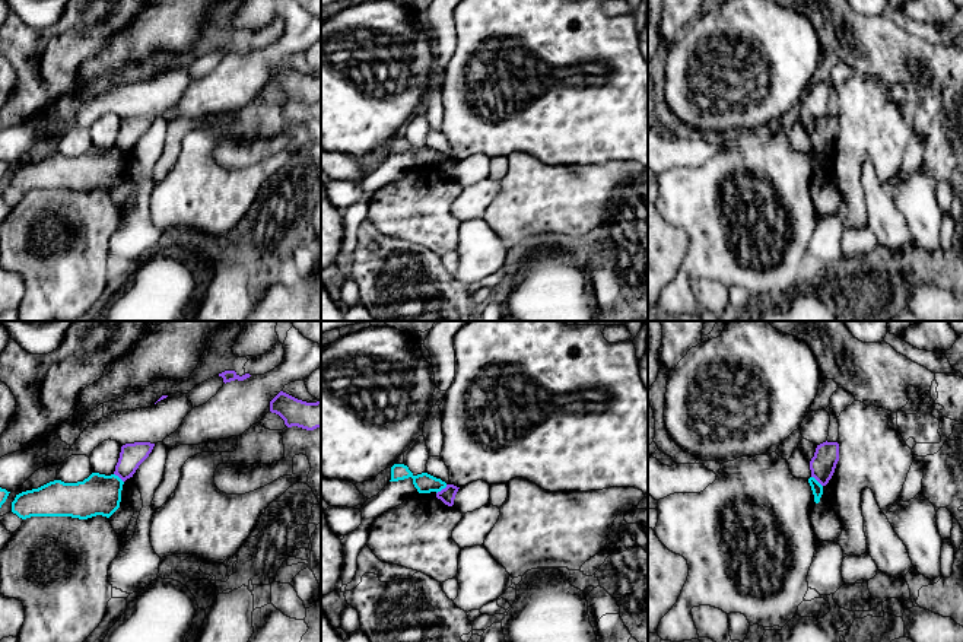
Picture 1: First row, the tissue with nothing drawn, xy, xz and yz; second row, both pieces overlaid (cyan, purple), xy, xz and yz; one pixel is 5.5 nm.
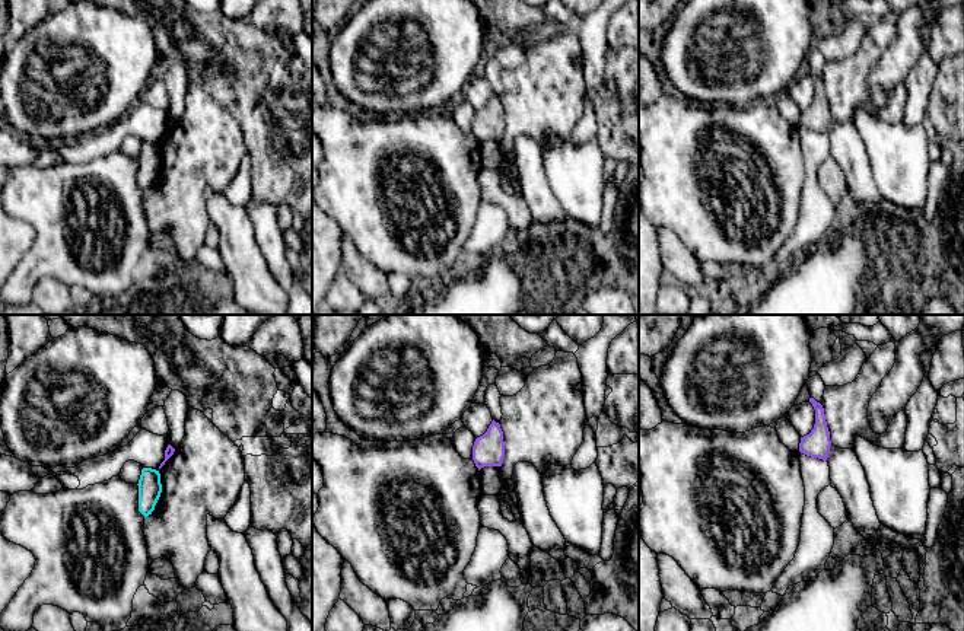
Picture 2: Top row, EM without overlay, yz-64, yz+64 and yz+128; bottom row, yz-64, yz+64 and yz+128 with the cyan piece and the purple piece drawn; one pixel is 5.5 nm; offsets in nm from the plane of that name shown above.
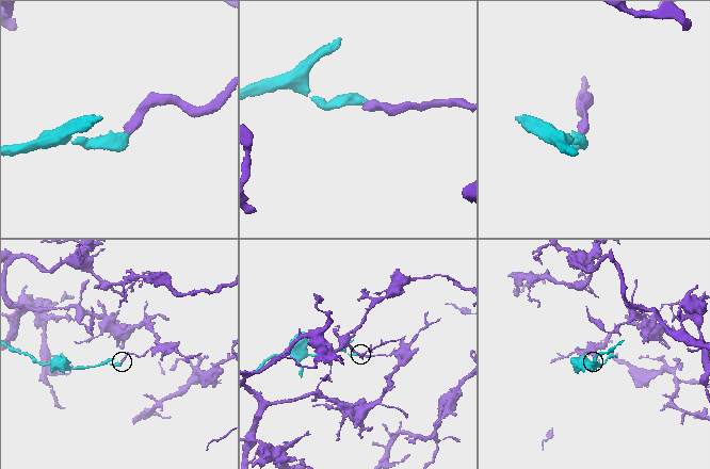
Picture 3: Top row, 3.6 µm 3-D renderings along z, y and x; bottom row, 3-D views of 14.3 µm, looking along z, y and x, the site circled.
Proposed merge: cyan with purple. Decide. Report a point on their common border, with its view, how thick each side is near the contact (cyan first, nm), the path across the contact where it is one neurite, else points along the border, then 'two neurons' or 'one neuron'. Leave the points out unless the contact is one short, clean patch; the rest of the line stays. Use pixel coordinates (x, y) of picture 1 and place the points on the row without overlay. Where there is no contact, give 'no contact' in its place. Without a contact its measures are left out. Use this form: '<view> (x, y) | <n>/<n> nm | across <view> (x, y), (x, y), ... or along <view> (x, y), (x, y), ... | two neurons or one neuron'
xz (441, 162) | 110/90 nm | along xz (447, 158), (436, 167) | two neurons

